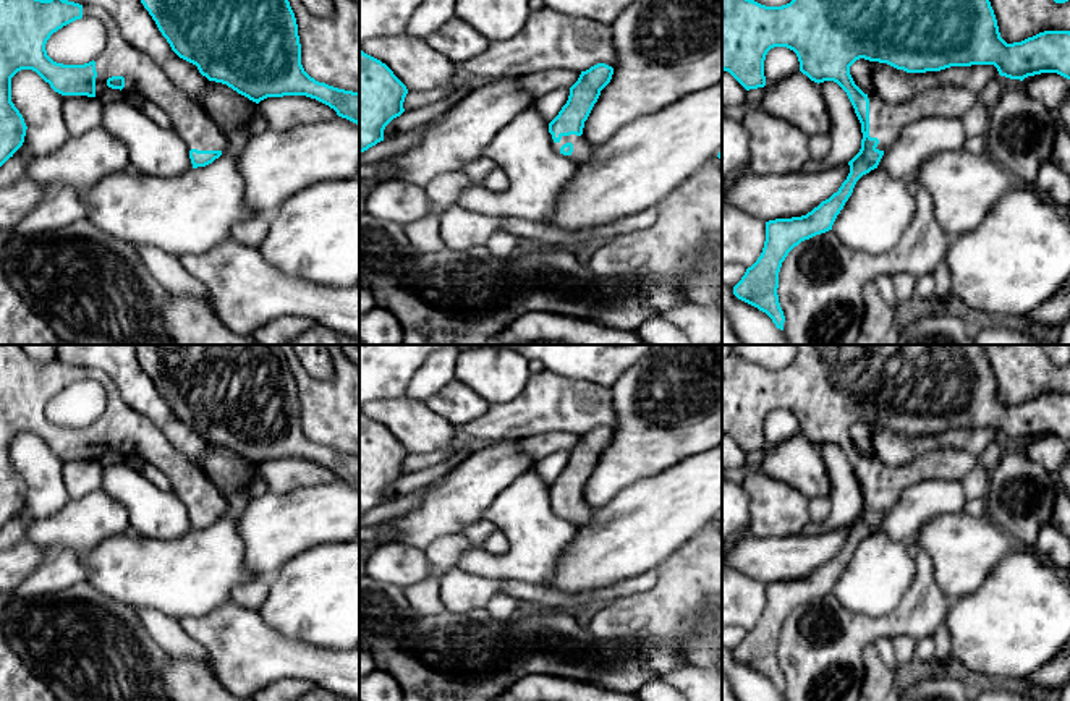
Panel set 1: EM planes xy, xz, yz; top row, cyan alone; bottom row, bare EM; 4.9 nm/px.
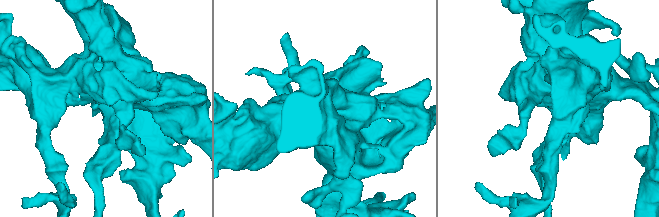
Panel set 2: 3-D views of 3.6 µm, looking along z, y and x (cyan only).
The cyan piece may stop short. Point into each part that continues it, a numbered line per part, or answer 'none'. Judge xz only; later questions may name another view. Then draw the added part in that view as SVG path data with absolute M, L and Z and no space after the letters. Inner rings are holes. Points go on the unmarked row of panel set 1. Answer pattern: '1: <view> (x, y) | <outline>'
1: xz (581, 515) | M550 497L550 505L552 505L552 510L554 510L555 515L560 515L560 510L563 507L571 505L573 507L573 515L567 520L575 523L578 528L588 525L592 518L592 513L594 513L594 508L591 508L586 503L584 497L581 497L581 499L576 499L576 497L562 499L562 502L558 505L555 505L552 502L552 497Z

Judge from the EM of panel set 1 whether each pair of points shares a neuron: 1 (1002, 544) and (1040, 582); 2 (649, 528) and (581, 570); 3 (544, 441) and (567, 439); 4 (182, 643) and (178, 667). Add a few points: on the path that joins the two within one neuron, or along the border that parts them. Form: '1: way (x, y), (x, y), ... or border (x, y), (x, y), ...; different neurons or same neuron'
1: border (1012, 549), (985, 580); different neurons
2: way (633, 533), (598, 556); same neuron
3: way (549, 441), (562, 441); same neuron
4: border (169, 654), (196, 659), (206, 667); different neurons

